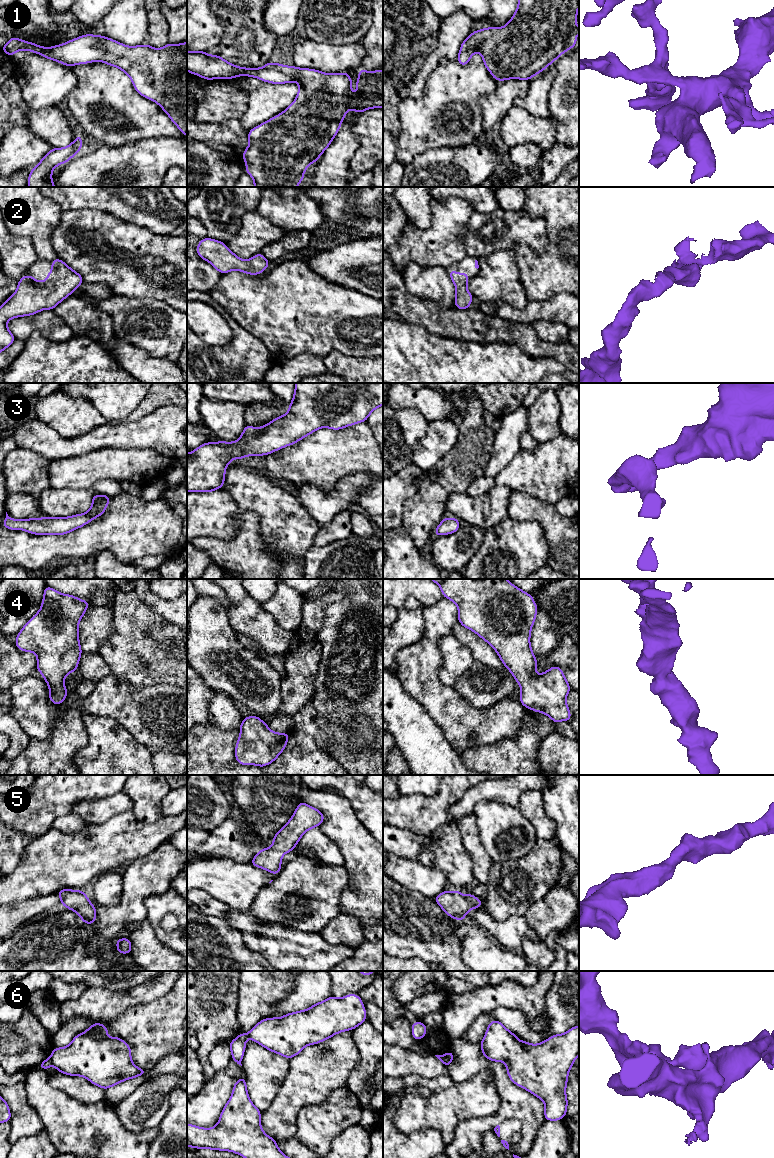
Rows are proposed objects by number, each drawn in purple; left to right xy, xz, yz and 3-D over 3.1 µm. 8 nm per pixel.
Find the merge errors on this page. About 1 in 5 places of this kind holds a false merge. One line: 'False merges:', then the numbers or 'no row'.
False merges: 6

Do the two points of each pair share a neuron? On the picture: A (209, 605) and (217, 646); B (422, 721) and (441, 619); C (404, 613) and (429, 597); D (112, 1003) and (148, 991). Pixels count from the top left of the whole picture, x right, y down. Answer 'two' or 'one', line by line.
A: one
B: two
C: two
D: one

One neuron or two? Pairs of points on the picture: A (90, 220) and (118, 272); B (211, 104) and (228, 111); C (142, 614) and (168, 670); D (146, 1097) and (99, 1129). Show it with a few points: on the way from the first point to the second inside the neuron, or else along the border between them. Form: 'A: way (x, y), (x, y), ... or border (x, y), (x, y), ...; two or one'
A: way (66, 227), (64, 241), (74, 257), (94, 262); one
B: way (215, 104), (221, 104), (224, 107); one
C: way (140, 628), (140, 642), (154, 656); one
D: border (113, 1106), (120, 1123), (125, 1128), (135, 1132); two

